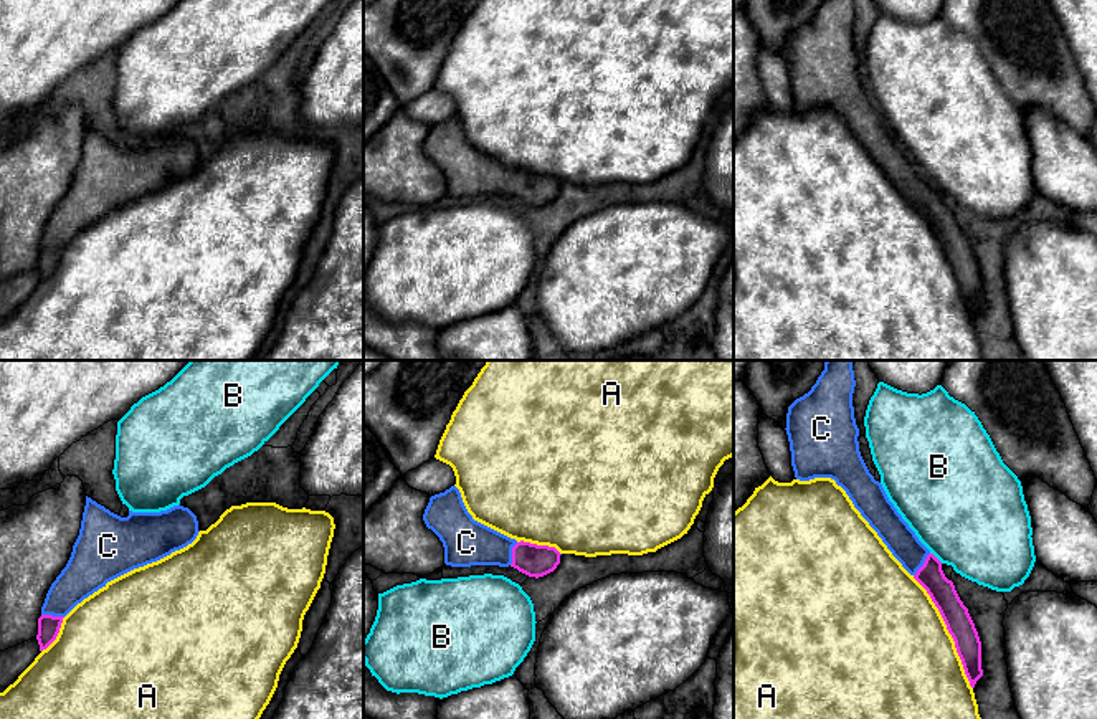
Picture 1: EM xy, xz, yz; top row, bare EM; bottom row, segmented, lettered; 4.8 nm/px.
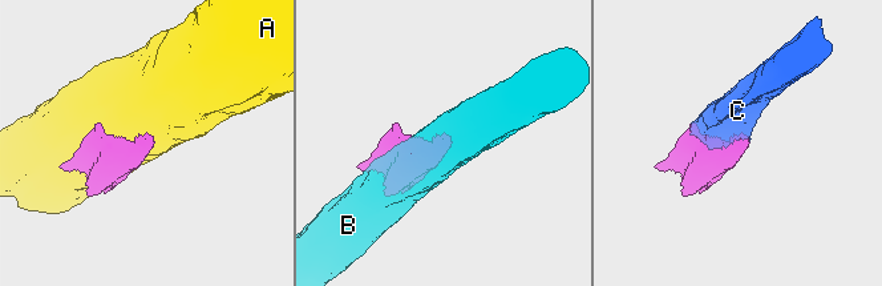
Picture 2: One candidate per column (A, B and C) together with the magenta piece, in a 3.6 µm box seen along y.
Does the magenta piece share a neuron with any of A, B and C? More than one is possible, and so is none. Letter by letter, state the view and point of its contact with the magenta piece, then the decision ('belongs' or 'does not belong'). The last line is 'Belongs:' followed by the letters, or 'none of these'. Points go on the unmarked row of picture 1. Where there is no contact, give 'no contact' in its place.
A: yz (949, 261) | does not belong
B: yz (935, 187) | does not belong
C: xy (52, 245) | belongs
Belongs: C

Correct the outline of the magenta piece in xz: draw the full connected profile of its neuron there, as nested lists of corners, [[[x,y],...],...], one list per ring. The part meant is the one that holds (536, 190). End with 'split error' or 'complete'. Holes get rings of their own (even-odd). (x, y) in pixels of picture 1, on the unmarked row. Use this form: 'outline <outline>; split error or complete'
outline [[[456,116],[430,127],[423,150],[443,172],[444,193],[451,197],[511,195],[539,208],[560,193],[555,177],[517,172],[474,150]]]; split error

